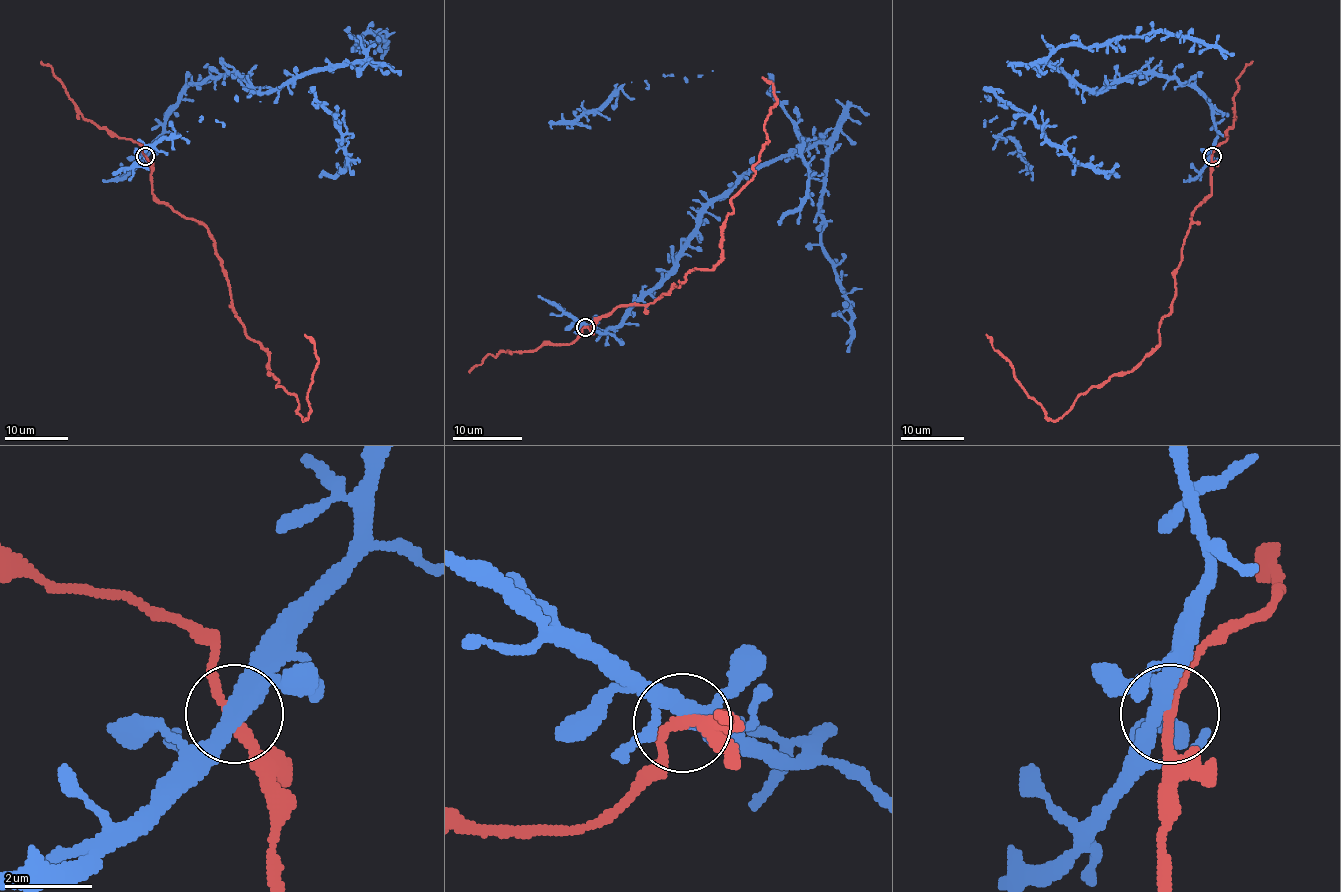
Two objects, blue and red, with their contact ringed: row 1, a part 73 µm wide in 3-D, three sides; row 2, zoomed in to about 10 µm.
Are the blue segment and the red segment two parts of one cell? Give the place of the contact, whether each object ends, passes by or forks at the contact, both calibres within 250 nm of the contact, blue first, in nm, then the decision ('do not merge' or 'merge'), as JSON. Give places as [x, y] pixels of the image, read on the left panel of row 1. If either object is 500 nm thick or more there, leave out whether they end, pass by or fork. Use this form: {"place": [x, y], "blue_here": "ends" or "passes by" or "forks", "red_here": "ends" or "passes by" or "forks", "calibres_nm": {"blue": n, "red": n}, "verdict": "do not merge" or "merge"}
{"place": [145, 156], "blue_here": "forks", "red_here": "passes by", "calibres_nm": {"blue": 320, "red": 200}, "verdict": "merge"}

